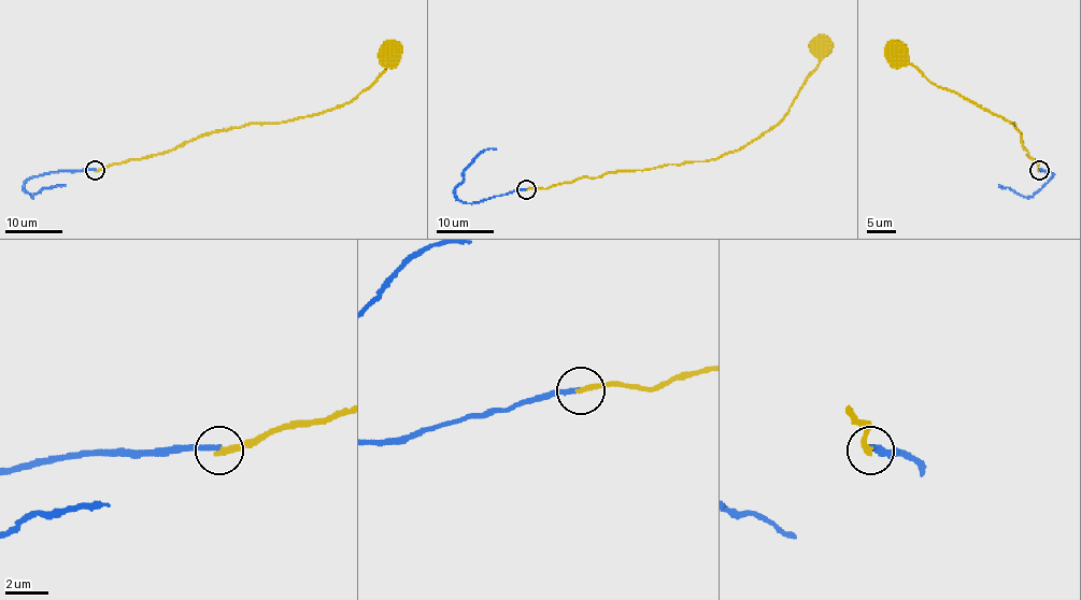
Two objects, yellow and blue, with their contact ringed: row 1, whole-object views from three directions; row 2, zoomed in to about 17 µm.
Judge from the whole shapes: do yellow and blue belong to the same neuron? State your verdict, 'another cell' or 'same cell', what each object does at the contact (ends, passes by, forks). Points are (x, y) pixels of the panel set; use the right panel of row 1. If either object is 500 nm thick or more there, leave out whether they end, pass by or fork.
another cell | yellow ends | blue ends

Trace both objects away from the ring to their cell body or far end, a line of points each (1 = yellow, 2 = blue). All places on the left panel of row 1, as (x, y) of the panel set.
1: (96, 170), (164, 154), (213, 132), (251, 124), (278, 124), (340, 108), (398, 58), (392, 54)
2: (96, 170), (62, 170), (32, 175), (25, 190), (32, 197), (43, 188), (66, 184)

